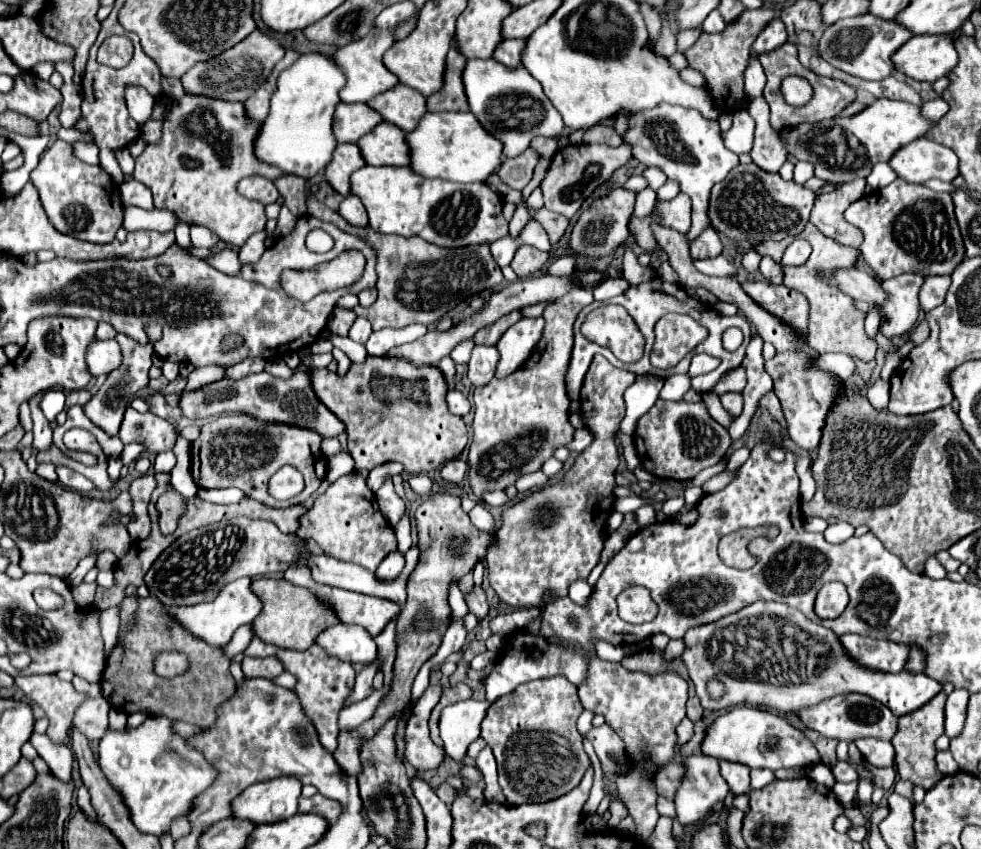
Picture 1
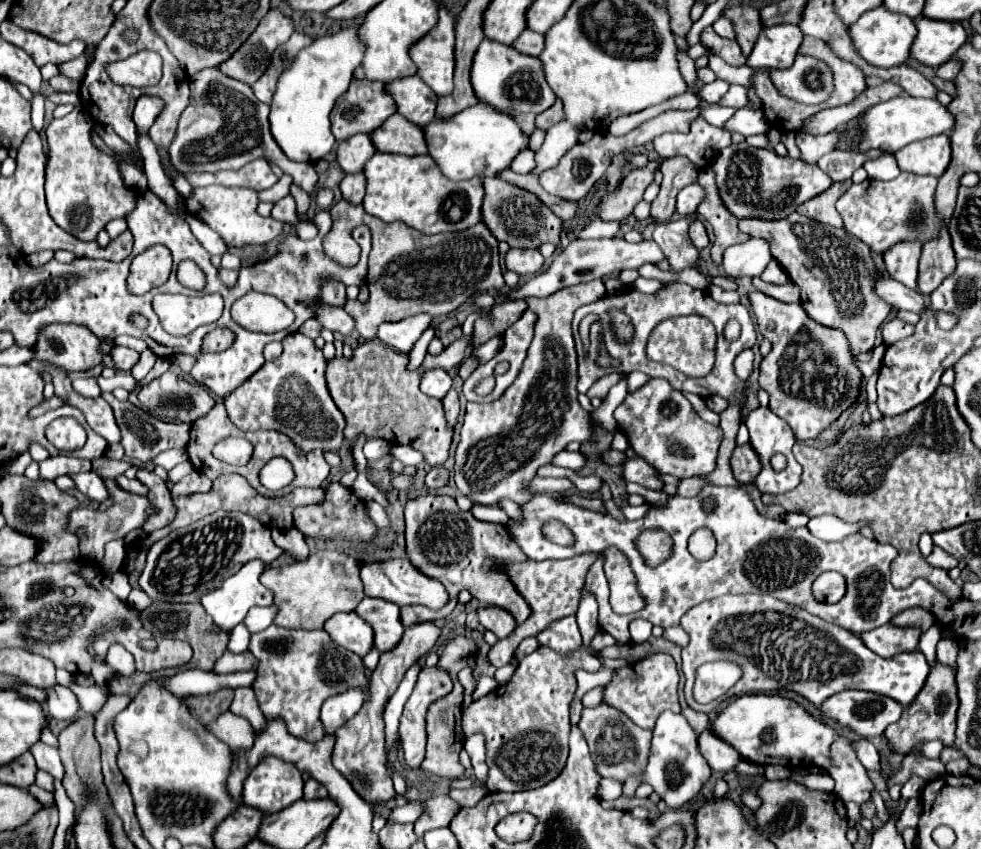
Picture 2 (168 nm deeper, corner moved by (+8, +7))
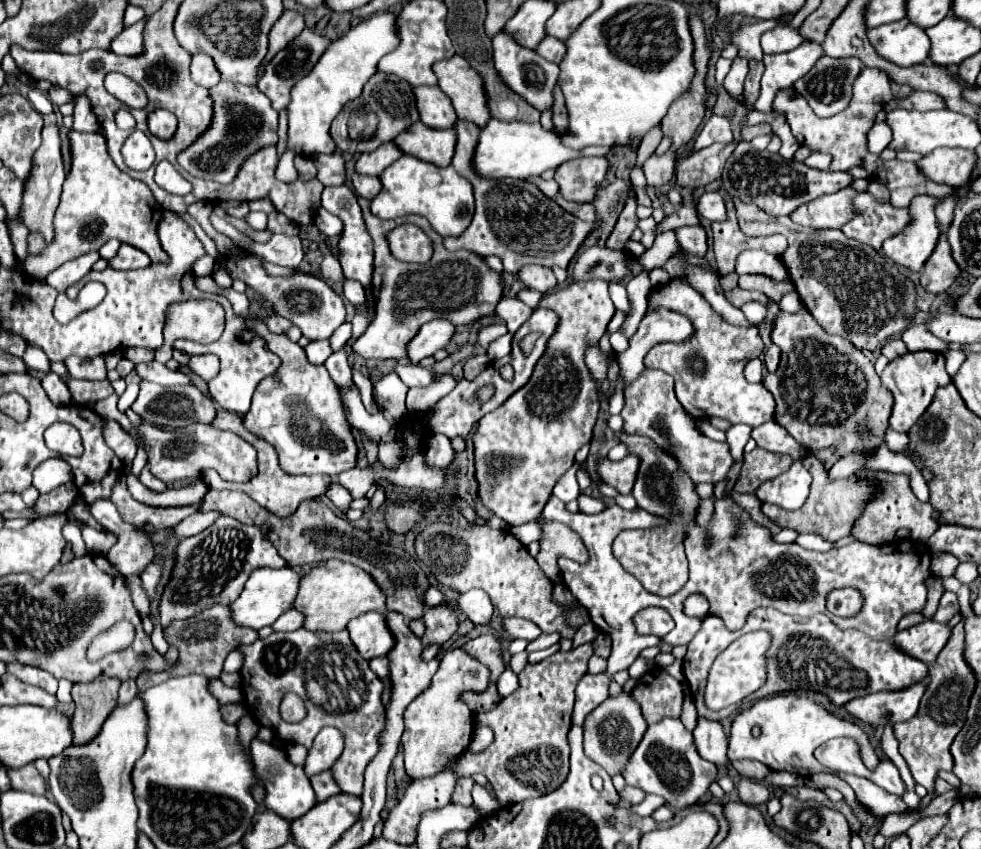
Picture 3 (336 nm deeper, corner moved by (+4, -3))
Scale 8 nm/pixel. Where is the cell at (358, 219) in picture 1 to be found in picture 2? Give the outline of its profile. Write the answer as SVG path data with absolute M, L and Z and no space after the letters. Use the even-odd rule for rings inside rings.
M362 172L360 174L346 174L340 184L340 190L348 202L352 200L352 204L360 204L364 198L364 192L366 192L366 176Z

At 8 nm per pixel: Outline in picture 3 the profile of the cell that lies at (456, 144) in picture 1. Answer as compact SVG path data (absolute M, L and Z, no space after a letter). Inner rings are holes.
M490 118L484 128L480 128L478 144L474 148L472 168L480 178L486 180L504 180L504 178L520 178L526 180L530 176L540 176L548 168L558 168L562 162L574 160L578 156L606 156L606 146L588 146L582 152L566 148L558 134L552 130L544 130L540 124L528 122L502 122Z

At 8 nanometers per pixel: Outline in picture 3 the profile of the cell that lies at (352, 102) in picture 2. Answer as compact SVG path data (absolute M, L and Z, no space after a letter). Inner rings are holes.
M376 72L366 84L362 94L348 102L342 112L334 118L330 136L334 138L340 152L350 154L362 154L376 150L380 144L394 140L402 130L406 130L412 122L418 120L416 114L416 100L412 94L412 88L406 82L400 82L400 78L392 78L388 74Z

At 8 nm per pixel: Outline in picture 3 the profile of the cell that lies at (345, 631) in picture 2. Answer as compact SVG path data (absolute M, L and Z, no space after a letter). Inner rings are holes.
M368 612L348 622L346 626L352 644L360 652L364 660L372 660L376 656L384 656L392 646L394 638L384 622L384 614Z

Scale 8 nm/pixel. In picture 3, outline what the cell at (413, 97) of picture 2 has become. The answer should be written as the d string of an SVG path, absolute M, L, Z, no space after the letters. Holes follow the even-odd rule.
M418 86L414 88L414 96L416 96L420 122L442 122L442 124L424 124L424 126L432 126L436 130L452 128L452 122L456 122L456 112L452 110L450 100L438 86Z

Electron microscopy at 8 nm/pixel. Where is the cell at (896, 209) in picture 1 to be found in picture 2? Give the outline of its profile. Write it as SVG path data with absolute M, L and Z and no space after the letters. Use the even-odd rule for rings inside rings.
M902 172L890 182L864 180L862 184L852 184L836 202L836 210L844 220L844 228L870 246L872 252L886 252L892 244L900 240L920 240L926 242L938 236L940 220L934 208L934 190L938 178L916 176Z

